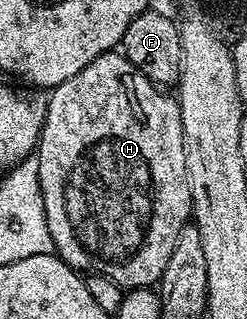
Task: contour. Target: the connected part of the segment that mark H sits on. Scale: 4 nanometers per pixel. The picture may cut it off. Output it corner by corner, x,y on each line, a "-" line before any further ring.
120,51
104,52
99,58
95,58
95,62
83,66
83,70
75,74
75,78
67,78
67,82
63,82
48,93
45,121
35,149
39,186
43,194
43,210
47,218
47,230
51,230
53,252
61,257
62,262
70,264
78,272
111,278
122,290
152,289
160,281
163,270
167,270
167,262
171,259
171,250
175,250
175,238
179,238
179,230
183,230
183,226
190,223
193,215
193,199
187,178
187,158
183,146
181,105
172,95
164,96
161,92
164,91
158,85
152,84

